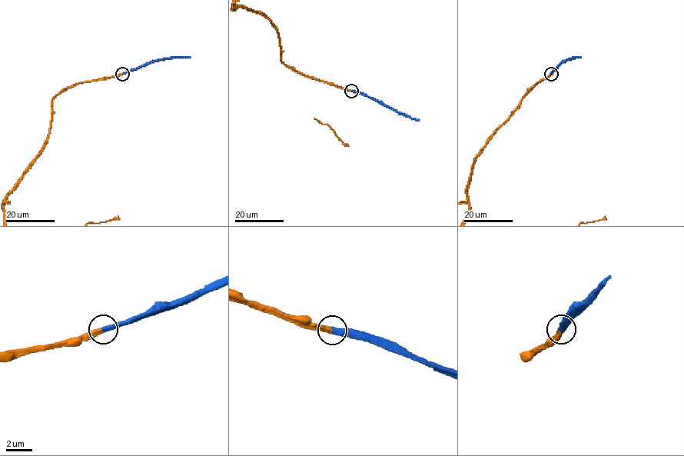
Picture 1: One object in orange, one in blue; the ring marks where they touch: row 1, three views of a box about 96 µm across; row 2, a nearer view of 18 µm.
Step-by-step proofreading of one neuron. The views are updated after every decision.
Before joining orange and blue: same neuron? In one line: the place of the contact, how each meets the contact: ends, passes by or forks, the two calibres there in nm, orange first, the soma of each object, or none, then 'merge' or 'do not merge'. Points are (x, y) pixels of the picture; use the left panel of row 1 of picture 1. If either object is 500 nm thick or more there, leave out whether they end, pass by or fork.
(122, 74) | orange ends | blue ends | 420/440 nm | orange none | blue none | merge

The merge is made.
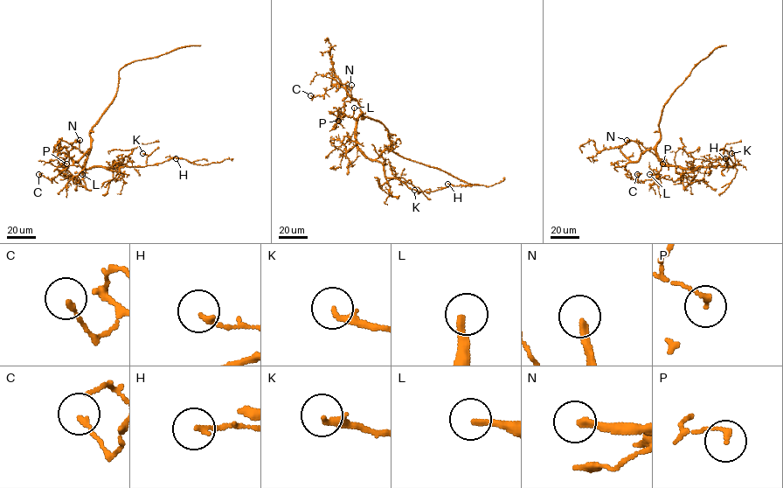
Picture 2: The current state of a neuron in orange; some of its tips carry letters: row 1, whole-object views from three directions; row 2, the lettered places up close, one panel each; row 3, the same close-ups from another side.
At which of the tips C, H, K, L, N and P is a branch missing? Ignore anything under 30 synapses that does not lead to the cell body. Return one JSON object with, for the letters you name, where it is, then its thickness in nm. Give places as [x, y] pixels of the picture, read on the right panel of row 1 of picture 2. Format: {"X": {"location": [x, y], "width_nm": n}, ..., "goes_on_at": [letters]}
{"goes_on_at": []}

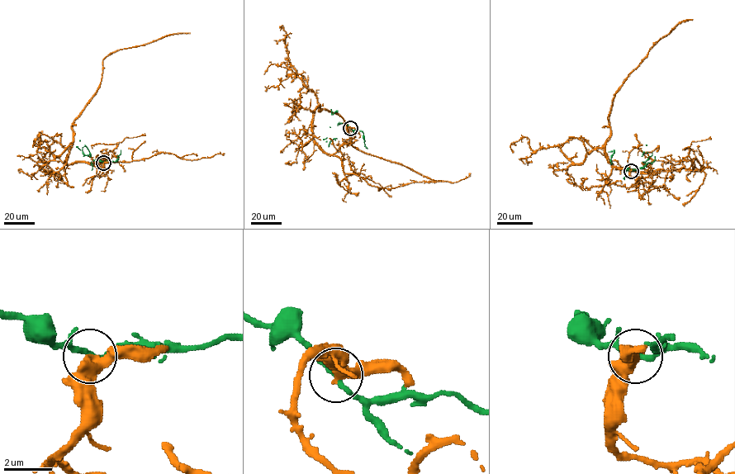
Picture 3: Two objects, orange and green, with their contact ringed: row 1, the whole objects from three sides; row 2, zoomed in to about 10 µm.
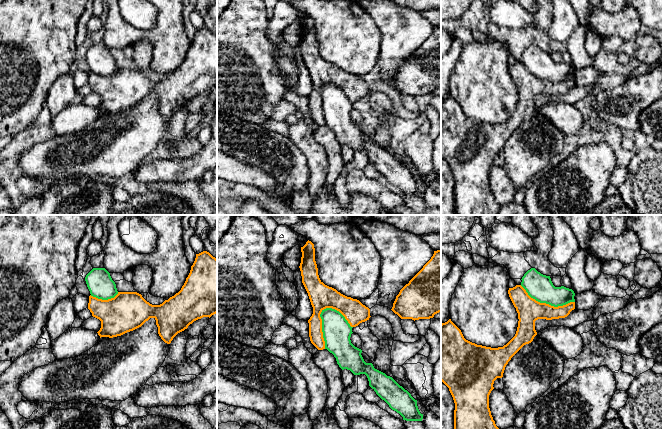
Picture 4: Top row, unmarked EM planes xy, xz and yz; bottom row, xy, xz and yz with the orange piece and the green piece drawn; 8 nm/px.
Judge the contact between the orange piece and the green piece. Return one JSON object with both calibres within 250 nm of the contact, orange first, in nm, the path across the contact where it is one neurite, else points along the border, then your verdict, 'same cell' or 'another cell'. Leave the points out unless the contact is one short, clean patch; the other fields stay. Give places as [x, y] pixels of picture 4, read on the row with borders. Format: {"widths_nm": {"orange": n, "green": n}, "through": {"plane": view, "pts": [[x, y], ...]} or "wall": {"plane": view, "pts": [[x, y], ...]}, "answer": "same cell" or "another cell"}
{"widths_nm": {"orange": 200, "green": 220}, "answer": "another cell"}

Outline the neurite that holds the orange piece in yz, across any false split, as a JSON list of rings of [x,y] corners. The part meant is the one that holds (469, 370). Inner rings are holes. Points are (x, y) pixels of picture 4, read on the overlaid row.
[[[521,285],[508,290],[509,297],[518,313],[515,336],[503,347],[491,348],[466,340],[461,330],[449,319],[441,324],[441,381],[449,388],[455,403],[454,429],[499,429],[489,408],[489,395],[497,378],[502,378],[511,358],[537,335],[535,321],[567,317],[575,309],[575,302],[554,307],[531,298]]]

